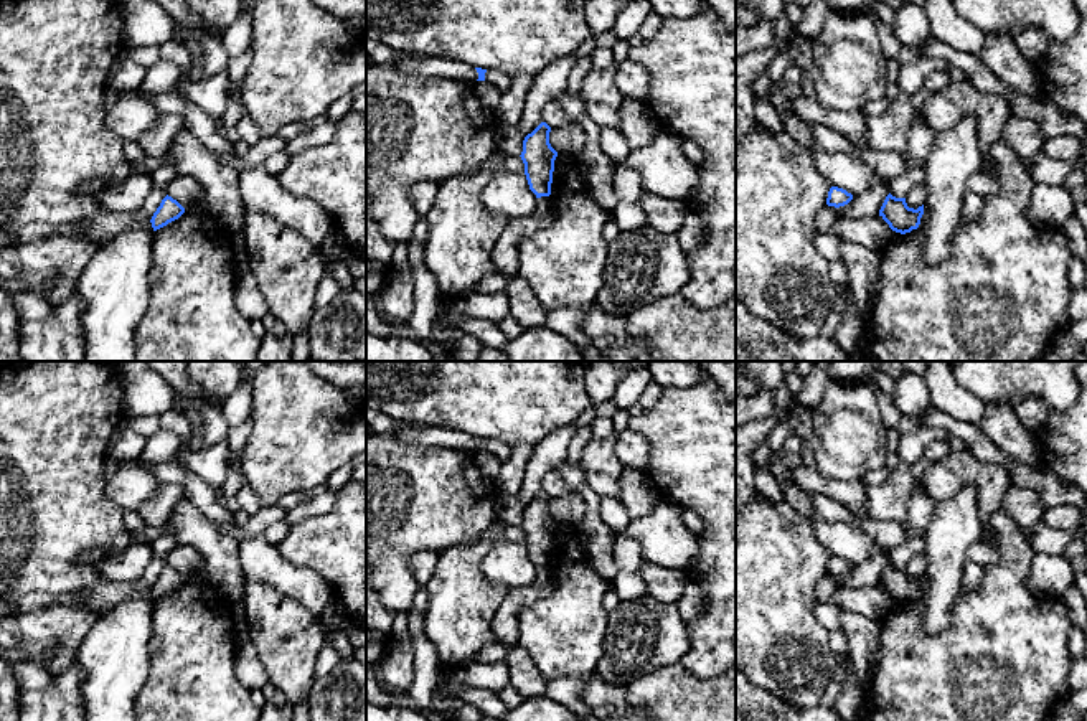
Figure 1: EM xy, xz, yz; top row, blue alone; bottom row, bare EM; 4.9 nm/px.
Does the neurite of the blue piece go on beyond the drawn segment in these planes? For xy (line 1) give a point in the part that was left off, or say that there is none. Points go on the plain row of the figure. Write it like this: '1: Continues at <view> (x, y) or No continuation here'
1: No continuation here

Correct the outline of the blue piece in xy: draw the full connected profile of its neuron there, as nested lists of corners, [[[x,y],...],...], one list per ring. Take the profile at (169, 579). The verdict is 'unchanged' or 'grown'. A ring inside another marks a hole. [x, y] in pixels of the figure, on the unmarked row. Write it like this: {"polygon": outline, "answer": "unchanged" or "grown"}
{"polygon": [[[167,564],[150,589],[153,601],[178,589],[183,582],[185,577],[176,569]]], "answer": "unchanged"}

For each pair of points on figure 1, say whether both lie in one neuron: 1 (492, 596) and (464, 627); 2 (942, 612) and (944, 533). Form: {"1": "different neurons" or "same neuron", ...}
{"1": "same neuron", "2": "same neuron"}

